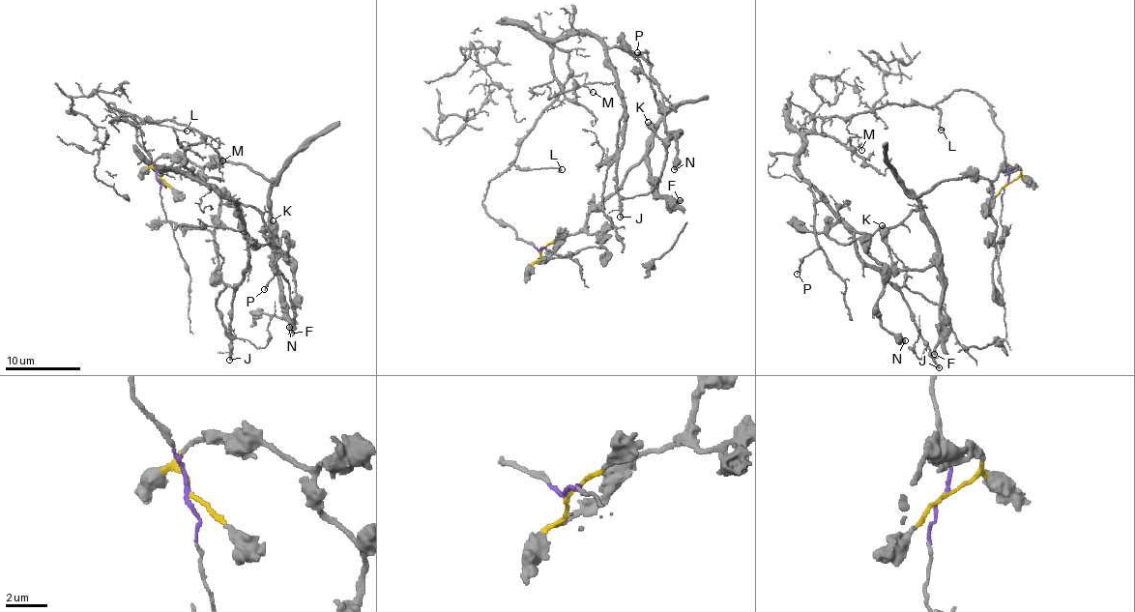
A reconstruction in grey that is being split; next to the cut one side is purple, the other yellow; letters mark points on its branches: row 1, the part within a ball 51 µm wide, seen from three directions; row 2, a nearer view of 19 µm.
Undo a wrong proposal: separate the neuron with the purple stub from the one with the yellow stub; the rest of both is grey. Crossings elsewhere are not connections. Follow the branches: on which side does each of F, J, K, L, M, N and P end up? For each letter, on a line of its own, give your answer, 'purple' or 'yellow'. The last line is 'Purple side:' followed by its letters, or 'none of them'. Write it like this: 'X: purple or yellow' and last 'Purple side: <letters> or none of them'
F: yellow
J: purple
K: yellow
L: purple
M: purple
N: yellow
P: purple
Purple side: J, L, M, P

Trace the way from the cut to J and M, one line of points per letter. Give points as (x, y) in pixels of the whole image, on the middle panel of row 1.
J: (539, 250), (483, 199), (570, 72), (547, 40), (593, 36), (614, 72), (625, 106), (620, 217)
M: (539, 250), (485, 210), (488, 182), (511, 163), (519, 141), (564, 82), (586, 73), (584, 87), (593, 91)

